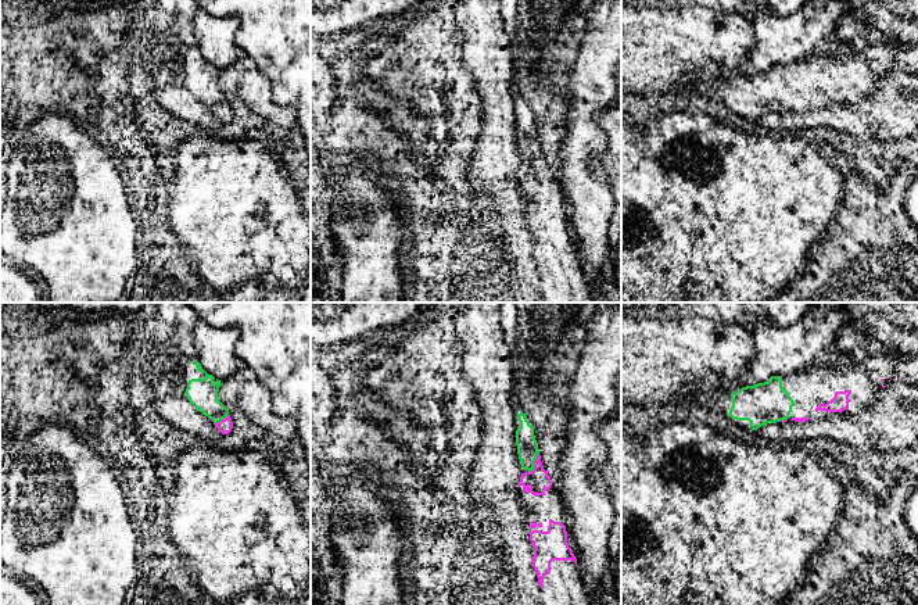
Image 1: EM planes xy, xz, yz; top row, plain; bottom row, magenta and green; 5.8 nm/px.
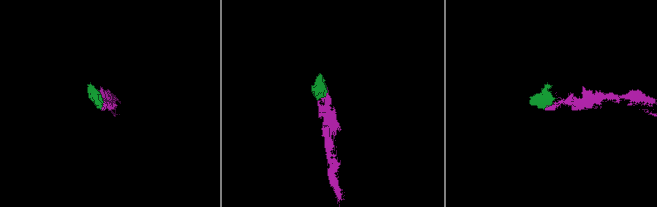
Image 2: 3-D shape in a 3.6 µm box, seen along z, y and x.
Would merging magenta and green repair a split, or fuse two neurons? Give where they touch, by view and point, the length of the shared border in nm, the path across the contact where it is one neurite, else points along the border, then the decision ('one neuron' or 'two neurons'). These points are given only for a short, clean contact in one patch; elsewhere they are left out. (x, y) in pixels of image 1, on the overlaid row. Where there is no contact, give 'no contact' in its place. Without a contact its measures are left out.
contact xz (535, 462); length 130 nm; way xz (538, 480), (535, 462), (529, 455), (527, 447); one neuron

